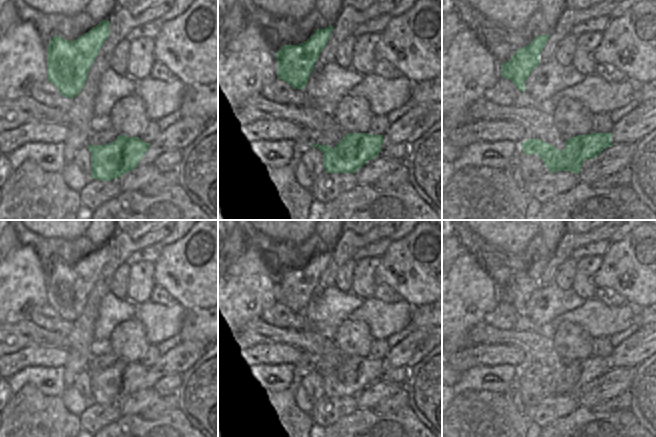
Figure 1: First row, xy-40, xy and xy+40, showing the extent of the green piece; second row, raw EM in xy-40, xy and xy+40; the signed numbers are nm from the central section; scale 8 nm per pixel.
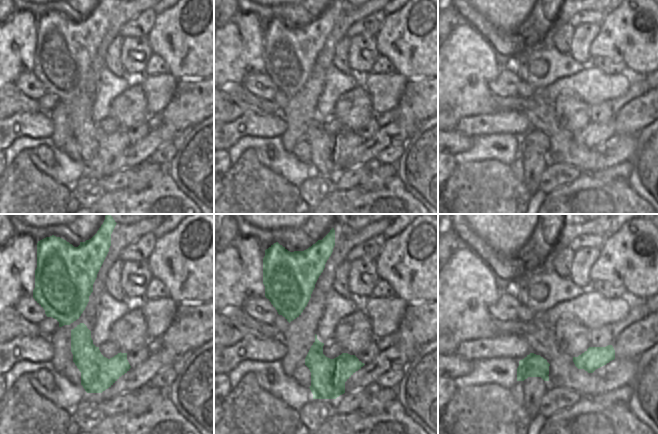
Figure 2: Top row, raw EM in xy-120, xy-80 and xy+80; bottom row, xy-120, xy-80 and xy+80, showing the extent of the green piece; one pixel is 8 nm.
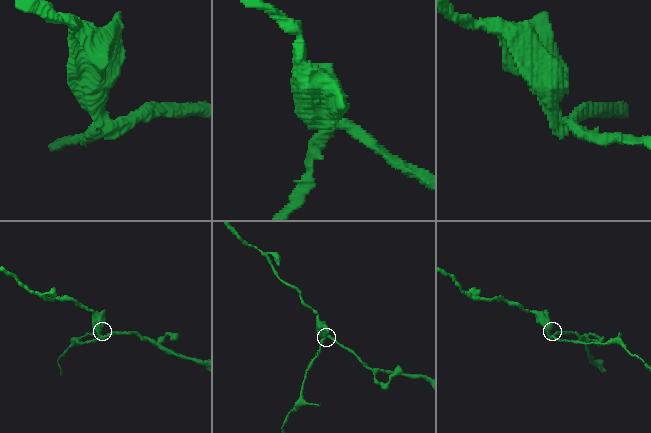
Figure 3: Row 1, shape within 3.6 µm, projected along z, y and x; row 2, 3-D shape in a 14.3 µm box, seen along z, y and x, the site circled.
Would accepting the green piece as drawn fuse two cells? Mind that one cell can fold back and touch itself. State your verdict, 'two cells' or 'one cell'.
two cells

